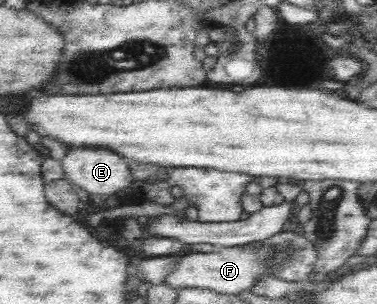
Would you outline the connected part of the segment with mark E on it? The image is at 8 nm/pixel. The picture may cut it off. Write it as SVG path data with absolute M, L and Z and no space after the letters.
M90 147L69 149L60 160L60 164L62 164L62 172L64 172L63 178L68 180L72 186L86 191L90 196L114 195L120 189L129 187L130 182L134 180L126 159L108 149L91 149Z

